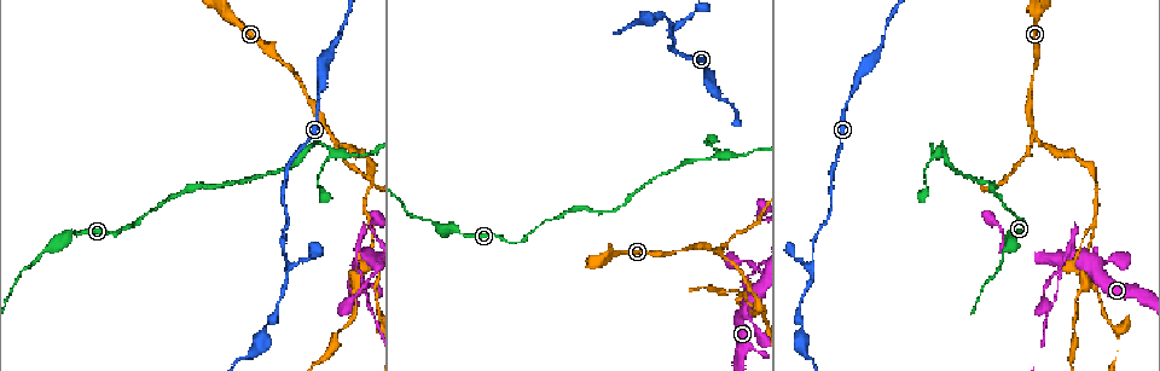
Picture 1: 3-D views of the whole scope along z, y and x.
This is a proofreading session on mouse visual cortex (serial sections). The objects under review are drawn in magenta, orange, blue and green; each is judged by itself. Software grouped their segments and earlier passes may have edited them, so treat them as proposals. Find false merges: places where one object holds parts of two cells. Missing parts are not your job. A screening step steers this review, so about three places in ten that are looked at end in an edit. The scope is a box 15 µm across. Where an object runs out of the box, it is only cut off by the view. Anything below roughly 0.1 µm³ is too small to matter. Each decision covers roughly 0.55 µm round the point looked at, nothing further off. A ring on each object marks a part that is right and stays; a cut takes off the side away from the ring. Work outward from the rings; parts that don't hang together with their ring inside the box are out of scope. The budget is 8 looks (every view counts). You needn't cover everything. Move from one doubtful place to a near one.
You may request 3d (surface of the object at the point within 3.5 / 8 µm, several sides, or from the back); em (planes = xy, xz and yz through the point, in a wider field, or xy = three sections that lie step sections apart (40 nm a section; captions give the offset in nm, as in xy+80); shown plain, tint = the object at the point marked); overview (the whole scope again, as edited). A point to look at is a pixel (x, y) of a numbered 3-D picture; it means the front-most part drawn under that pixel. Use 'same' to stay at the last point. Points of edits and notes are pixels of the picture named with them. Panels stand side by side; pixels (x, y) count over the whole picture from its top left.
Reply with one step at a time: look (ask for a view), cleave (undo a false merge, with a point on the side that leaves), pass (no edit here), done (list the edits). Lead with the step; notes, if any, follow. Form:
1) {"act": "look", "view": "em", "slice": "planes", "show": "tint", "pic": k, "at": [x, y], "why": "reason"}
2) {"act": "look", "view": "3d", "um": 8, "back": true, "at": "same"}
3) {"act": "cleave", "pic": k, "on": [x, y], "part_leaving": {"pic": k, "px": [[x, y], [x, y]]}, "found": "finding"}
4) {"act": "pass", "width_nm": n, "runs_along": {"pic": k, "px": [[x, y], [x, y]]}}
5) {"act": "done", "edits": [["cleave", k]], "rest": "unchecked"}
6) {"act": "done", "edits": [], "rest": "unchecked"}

{"act": "look", "view": "3d", "um": 3.5, "pic": 1, "at": [1036, 132], "why": "side arm on a straight run"}

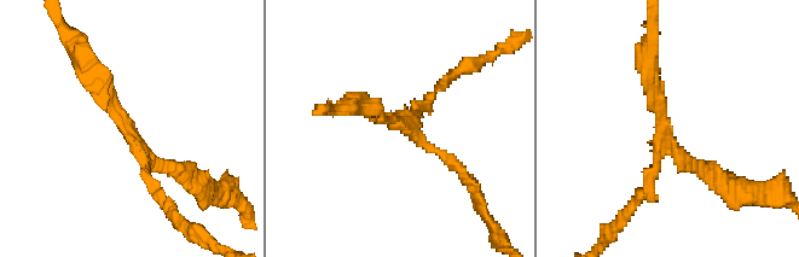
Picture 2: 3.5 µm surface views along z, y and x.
{"act": "look", "view": "em", "slice": "xy", "step": 5, "show": "tint", "pic": 2, "at": [665, 125], "why": "now the EM"}

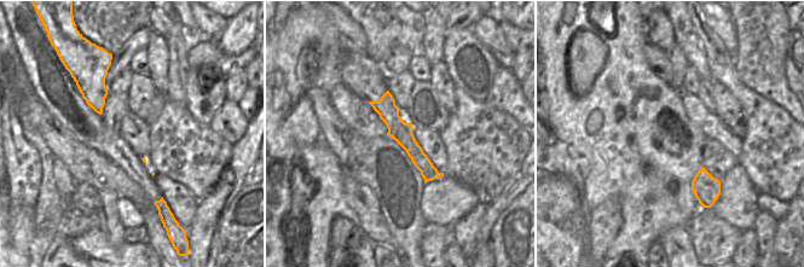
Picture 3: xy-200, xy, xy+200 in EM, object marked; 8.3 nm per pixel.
{"act": "cleave", "pic": 2, "on": [181, 165], "part_leaving": {"pic": 2, "px": [[152, 159], [215, 190]]}, "found": "two cells meet here"}

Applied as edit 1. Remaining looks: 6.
{"act": "look", "view": "3d", "um": 3.5, "pic": 1, "at": [719, 155], "why": "branch point"}

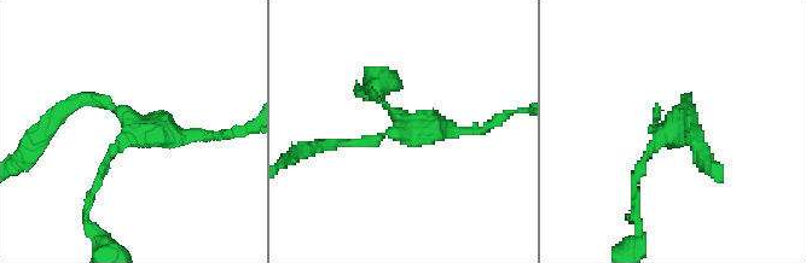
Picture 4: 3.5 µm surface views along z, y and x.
{"act": "look", "view": "em", "slice": "xy", "step": 2, "show": "tint", "pic": 4, "at": [673, 124], "why": "need the tissue"}

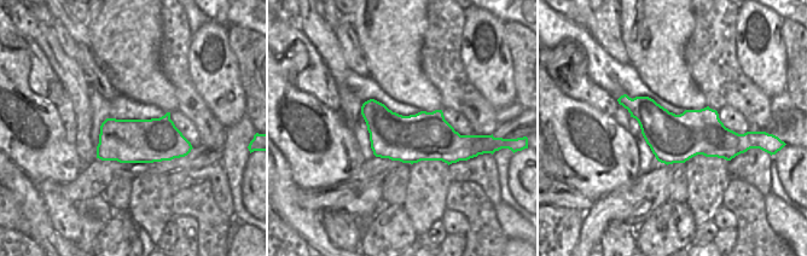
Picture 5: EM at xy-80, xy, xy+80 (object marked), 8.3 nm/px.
{"act": "look", "view": "em", "slice": "xy", "step": 1, "show": "tint", "at": "same", "why": "another direction"}

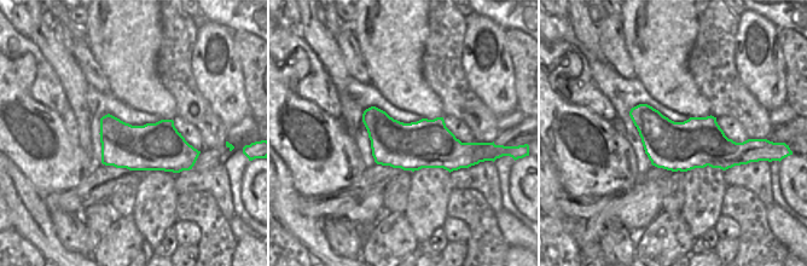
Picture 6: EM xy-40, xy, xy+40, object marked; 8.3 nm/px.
{"act": "pass", "width_nm": 400, "runs_along": {"pic": 4, "px": [[688, 112], [688, 98], [678, 109], [636, 183]]}, "found": "one cell here"}

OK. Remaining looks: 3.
{"act": "look", "view": "3d", "um": 8, "pic": 1, "at": [1039, 7], "why": "thick turns thin"}

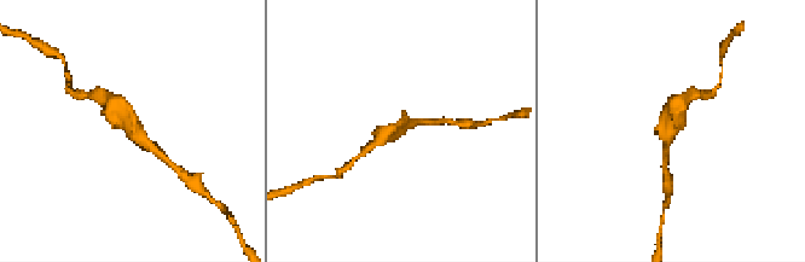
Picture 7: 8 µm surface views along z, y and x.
{"act": "look", "view": "3d", "um": 3.5, "back": true, "pic": 7, "at": [404, 129]}

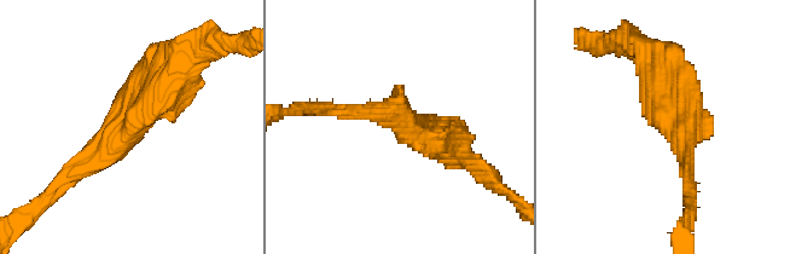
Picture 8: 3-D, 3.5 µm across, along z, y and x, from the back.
{"act": "pass", "runs_along": {"pic": 8, "px": [[73, 171], [185, 67]]}, "found": "one cell here"}

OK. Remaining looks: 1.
{"act": "done", "edits": [["cleave", 2]], "rest": "unchecked"}

